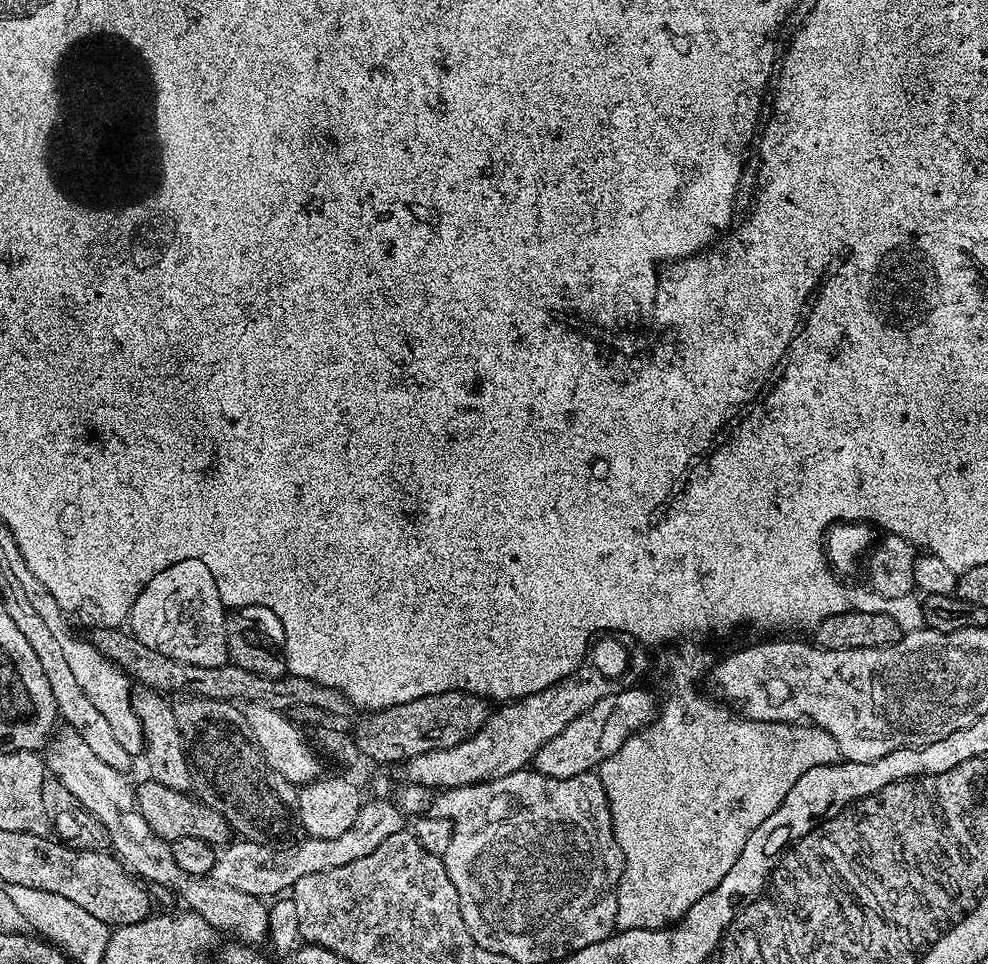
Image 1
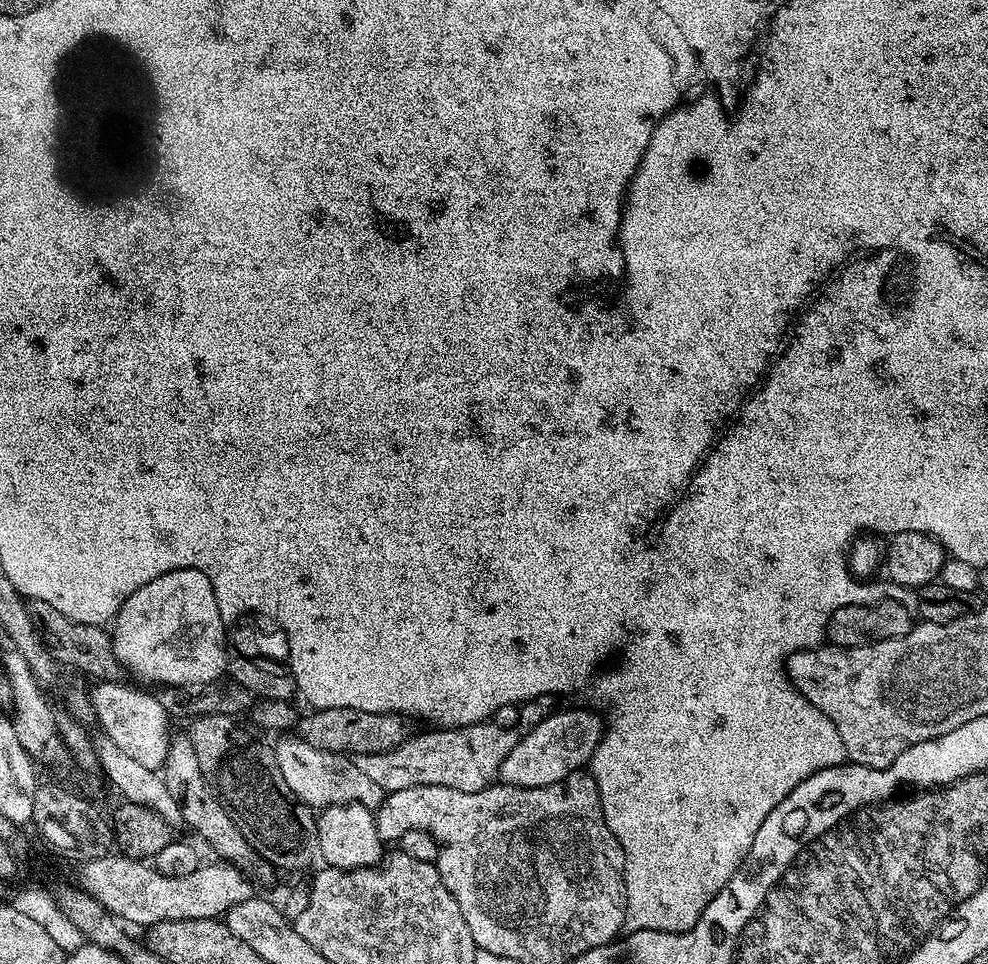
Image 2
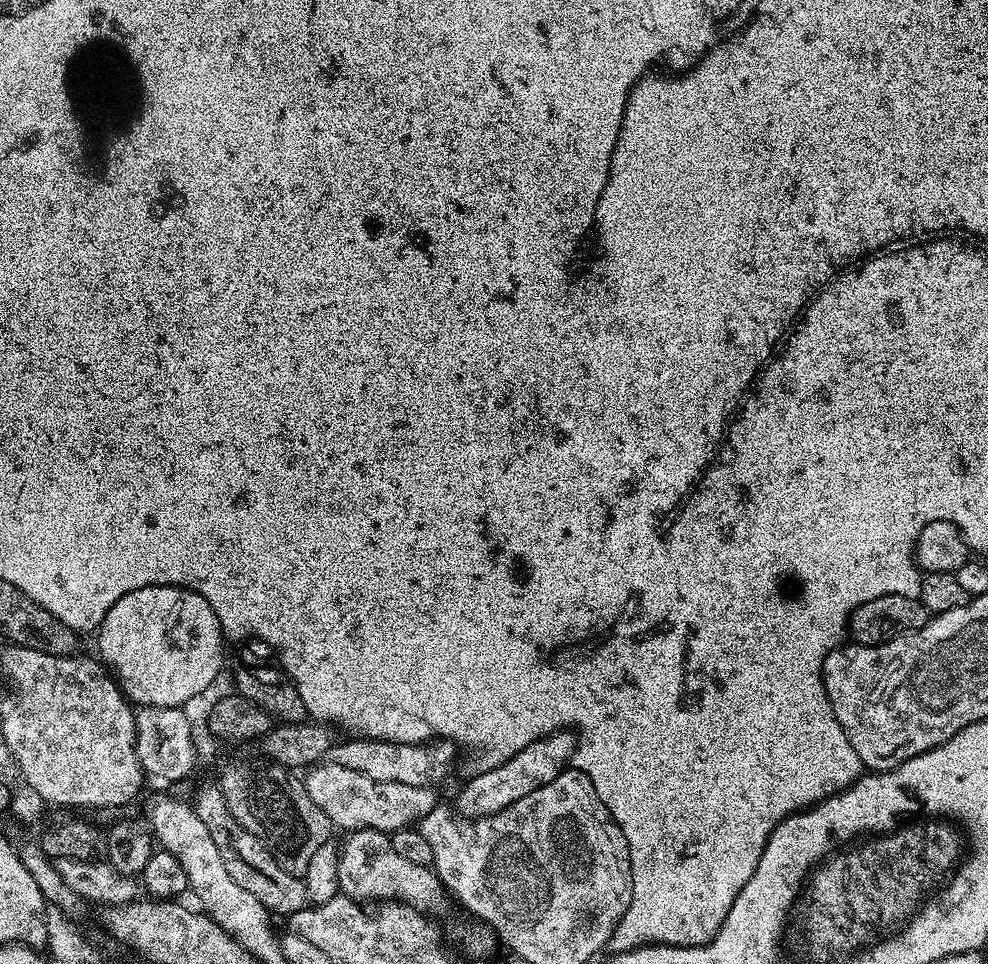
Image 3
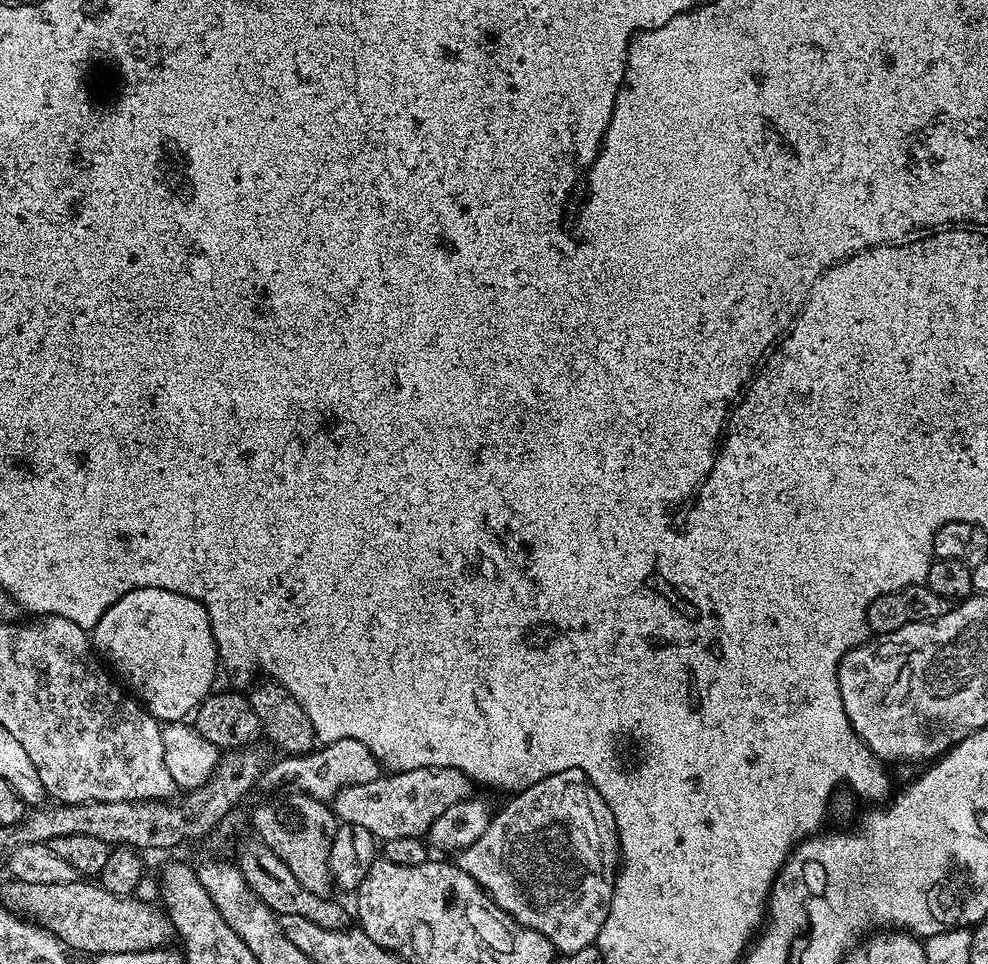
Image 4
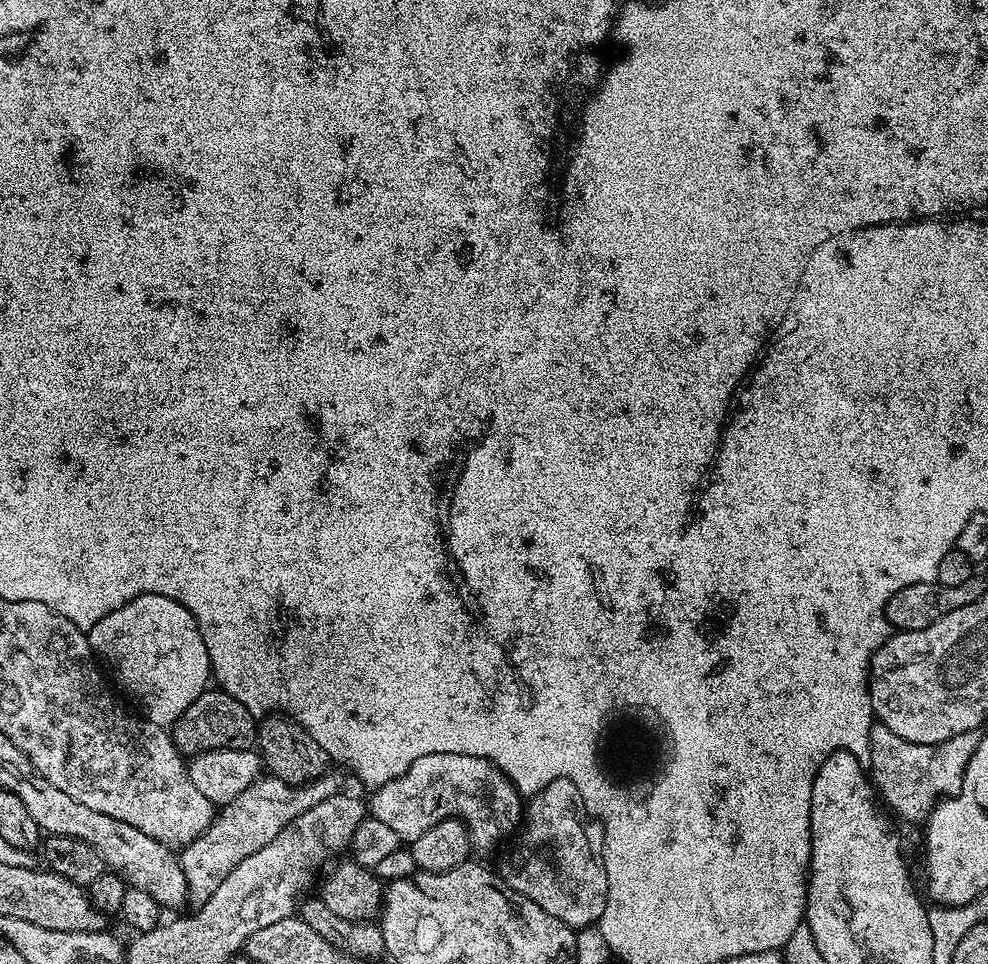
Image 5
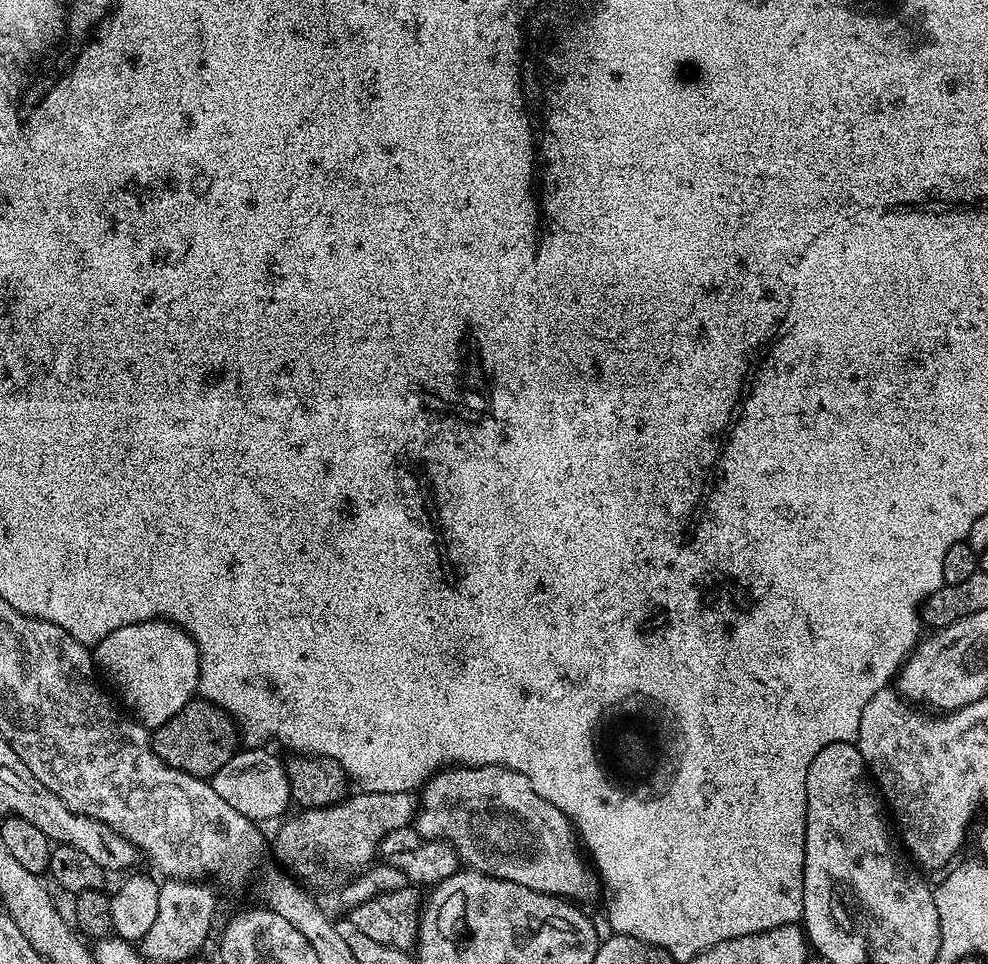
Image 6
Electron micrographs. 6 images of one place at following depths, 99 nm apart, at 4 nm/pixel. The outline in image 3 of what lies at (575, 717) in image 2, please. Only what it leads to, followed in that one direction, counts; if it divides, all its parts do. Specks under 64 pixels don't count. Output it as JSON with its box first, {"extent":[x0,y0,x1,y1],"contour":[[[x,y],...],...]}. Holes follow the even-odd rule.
{"extent":[454,730,578,818],"contour":[[[561,730],[543,736],[540,740],[530,742],[530,746],[518,750],[514,758],[485,772],[477,771],[476,776],[470,777],[461,786],[460,793],[454,801],[454,807],[465,818],[493,816],[498,810],[504,810],[506,806],[518,802],[518,798],[526,798],[526,794],[534,794],[538,786],[546,782],[554,782],[554,778],[558,778],[558,774],[569,767],[570,761],[577,752],[578,736],[575,731]]]}

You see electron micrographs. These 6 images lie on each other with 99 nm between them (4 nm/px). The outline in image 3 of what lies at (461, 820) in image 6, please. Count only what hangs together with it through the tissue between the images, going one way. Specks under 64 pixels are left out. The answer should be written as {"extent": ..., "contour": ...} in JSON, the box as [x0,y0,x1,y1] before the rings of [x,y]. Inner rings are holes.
{"extent":[303,762,437,833],"contour":[[[320,762],[307,769],[308,777],[303,777],[304,789],[310,794],[310,800],[337,829],[355,830],[373,828],[379,832],[394,833],[415,825],[431,808],[437,807],[437,789],[432,786],[402,786],[402,782],[374,782],[374,778],[366,778],[358,774],[358,770],[346,770],[346,766],[338,766],[331,762]]]}

